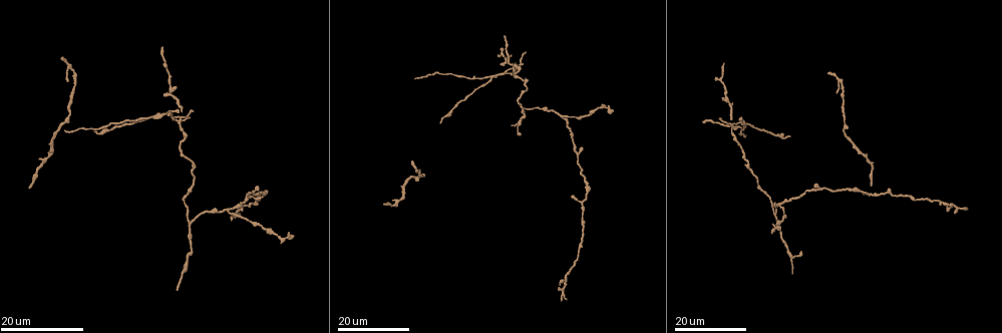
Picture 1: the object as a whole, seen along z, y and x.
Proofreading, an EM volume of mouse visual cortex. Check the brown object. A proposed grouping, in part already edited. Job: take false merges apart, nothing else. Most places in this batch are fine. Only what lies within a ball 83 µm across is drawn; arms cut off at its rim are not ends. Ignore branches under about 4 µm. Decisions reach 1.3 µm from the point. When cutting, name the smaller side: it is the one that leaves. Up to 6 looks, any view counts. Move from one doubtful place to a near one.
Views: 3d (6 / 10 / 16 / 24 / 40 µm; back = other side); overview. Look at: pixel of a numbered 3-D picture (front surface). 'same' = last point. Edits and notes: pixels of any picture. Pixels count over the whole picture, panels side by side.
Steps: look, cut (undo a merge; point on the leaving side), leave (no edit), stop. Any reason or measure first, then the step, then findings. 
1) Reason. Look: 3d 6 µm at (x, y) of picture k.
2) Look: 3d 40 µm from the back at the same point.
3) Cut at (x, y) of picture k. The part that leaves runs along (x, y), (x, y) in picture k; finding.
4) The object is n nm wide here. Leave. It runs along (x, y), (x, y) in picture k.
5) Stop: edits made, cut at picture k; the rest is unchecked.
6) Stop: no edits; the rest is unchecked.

Three arms meet. Look: 3d 16 µm at (577, 153) of picture 1.

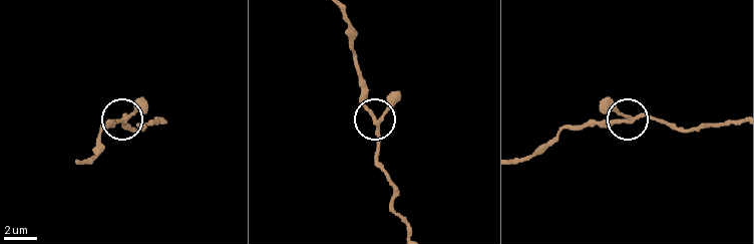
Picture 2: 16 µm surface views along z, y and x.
Look: 3d 6 µm at (371, 112) of picture 2.

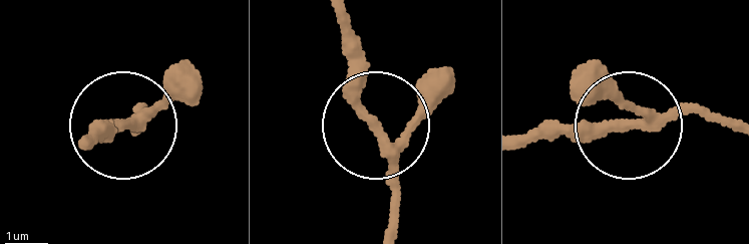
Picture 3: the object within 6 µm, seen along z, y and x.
The object is 220 nm wide here. Leave. It runs along (521, 139), (597, 139), (683, 106), (733, 116) in picture 3; continuous, no second cell.

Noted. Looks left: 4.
Look: 3d 24 µm at (557, 111) of picture 1.

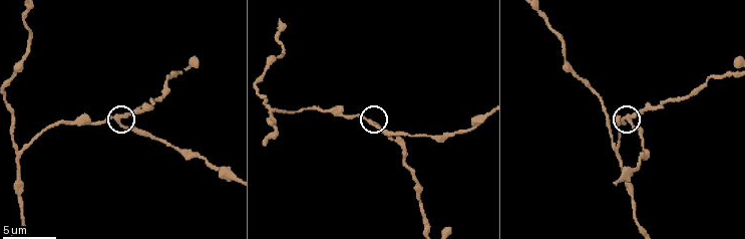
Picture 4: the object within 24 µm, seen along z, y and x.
Look: 3d 6 µm at (627, 119) of picture 4.

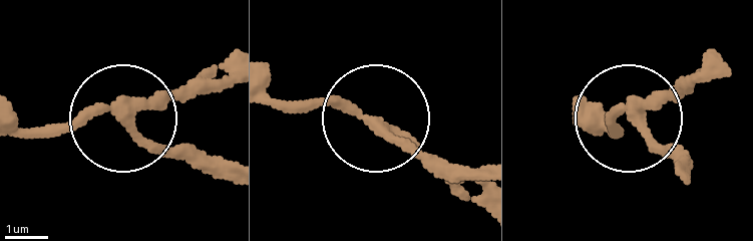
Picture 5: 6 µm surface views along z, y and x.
The object is 230 nm wide here. Leave. It runs along (598, 127), (627, 115), (691, 167) in picture 5; one cell here.

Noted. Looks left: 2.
A fork. Look: 3d 16 µm at (63, 121) of picture 1.

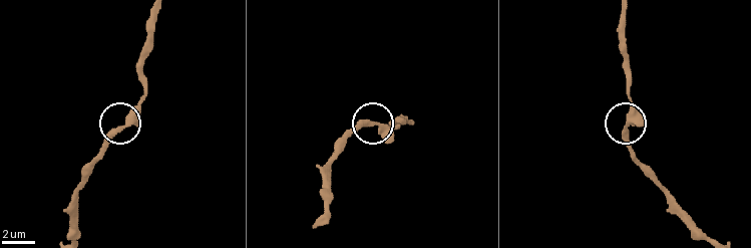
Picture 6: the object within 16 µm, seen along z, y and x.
Look: 3d 10 µm at (127, 122) of picture 6.

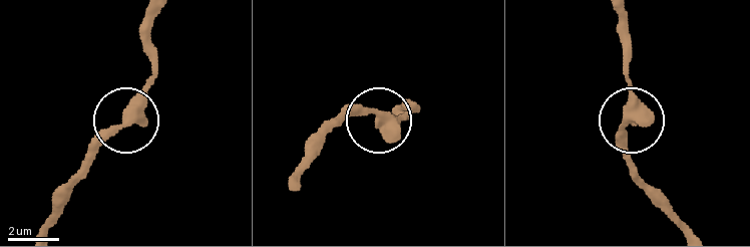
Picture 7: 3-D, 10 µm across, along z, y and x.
Leave. One cell here.

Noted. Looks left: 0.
Stop: no edits; the rest is unchecked.

